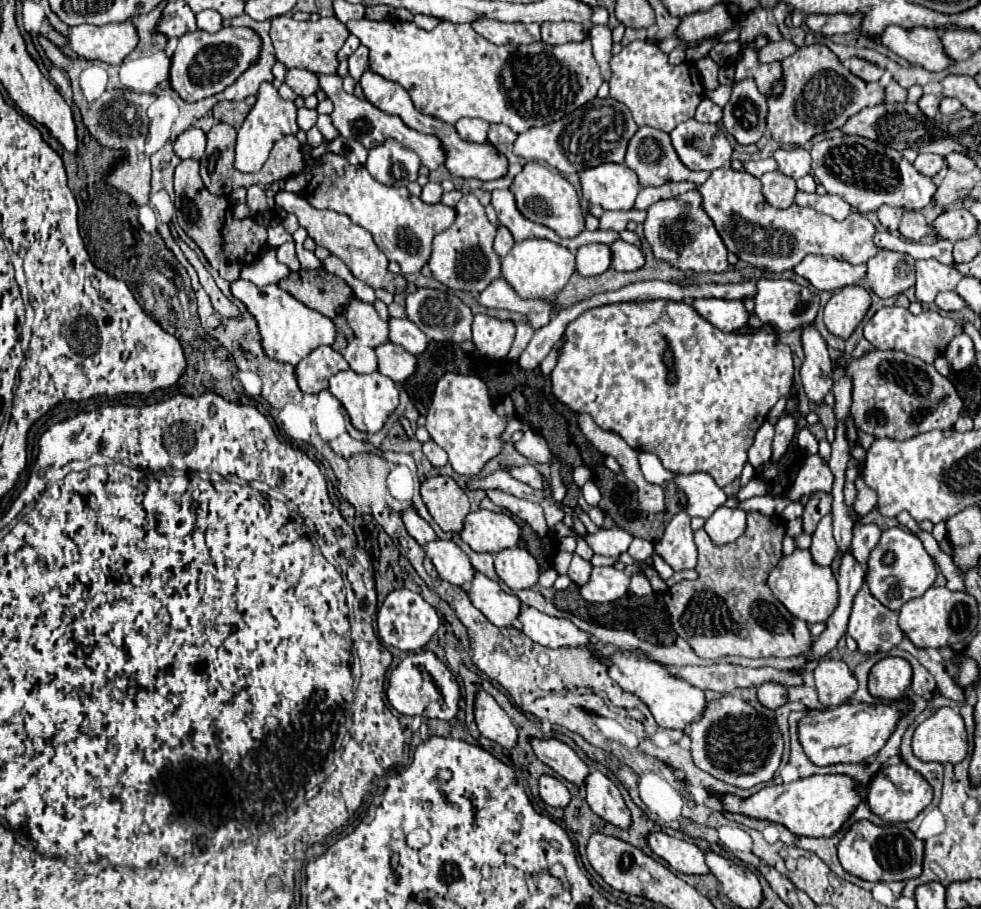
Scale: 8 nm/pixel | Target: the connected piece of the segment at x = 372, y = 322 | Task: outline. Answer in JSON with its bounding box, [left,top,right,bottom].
[344,293,388,347]

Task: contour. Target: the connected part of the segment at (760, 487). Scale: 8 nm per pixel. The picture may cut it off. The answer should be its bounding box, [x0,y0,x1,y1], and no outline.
[738,477,768,499]

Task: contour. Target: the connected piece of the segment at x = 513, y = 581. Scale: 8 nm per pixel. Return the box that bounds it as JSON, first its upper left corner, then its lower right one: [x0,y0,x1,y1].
[494,547,538,591]

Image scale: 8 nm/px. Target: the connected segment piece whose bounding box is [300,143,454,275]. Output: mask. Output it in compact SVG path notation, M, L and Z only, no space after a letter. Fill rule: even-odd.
M300 145L304 169L310 173L310 183L304 189L304 199L316 209L330 209L348 215L356 225L372 233L378 249L402 267L402 273L418 273L432 251L432 237L454 221L454 209L442 203L428 205L420 197L410 195L406 187L388 187L376 181L364 165L350 165L338 153L312 157L312 145Z

